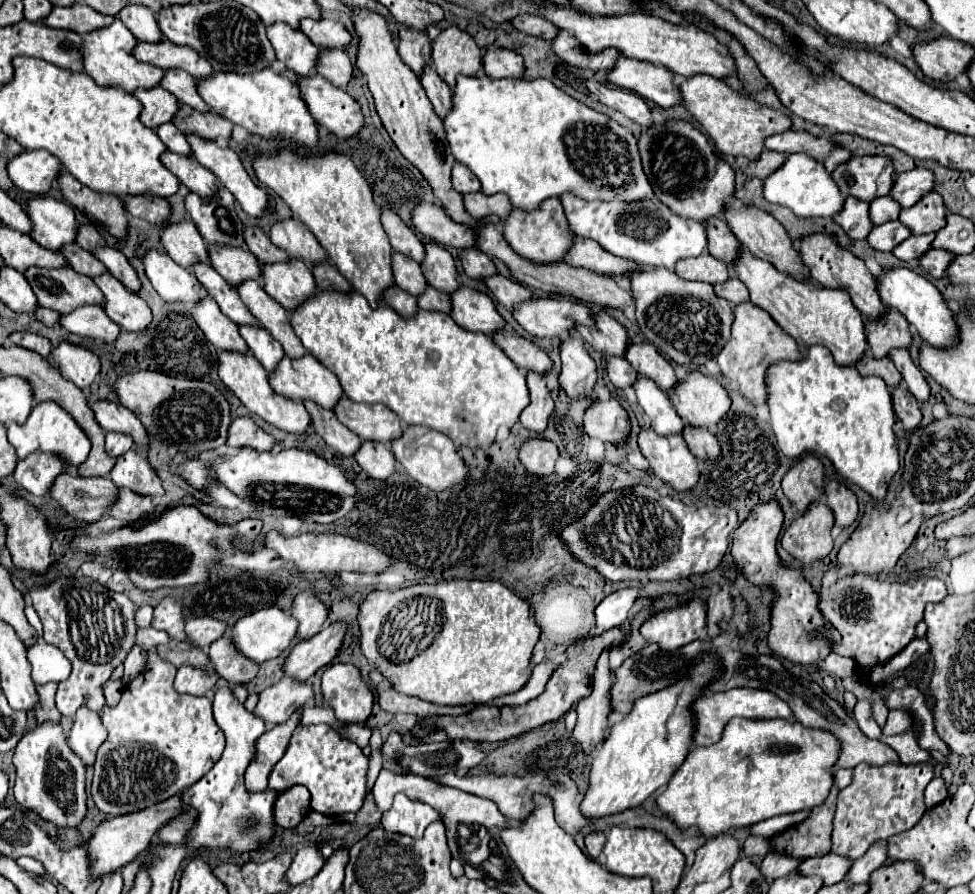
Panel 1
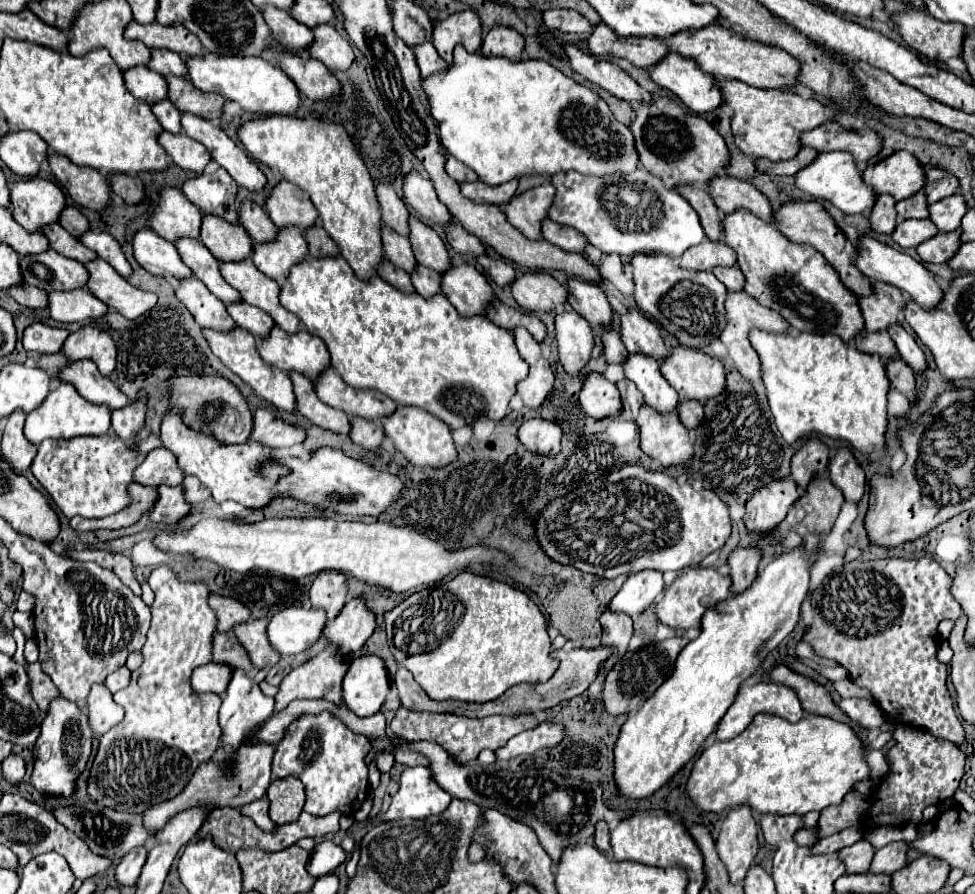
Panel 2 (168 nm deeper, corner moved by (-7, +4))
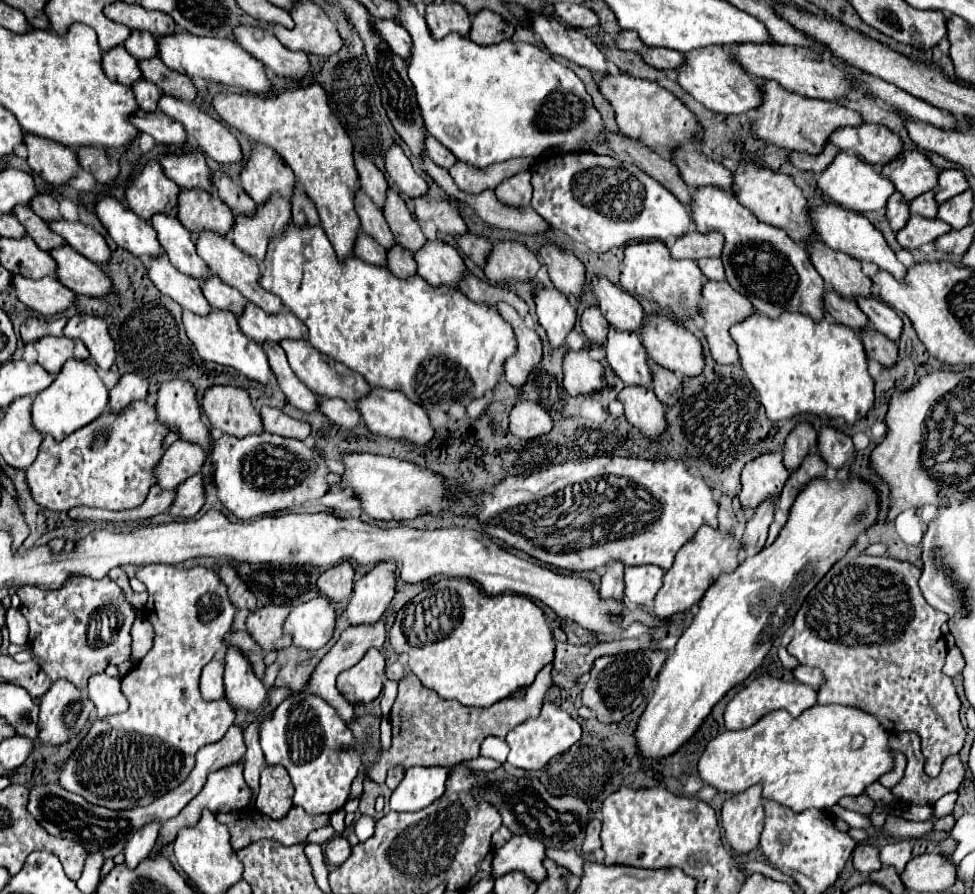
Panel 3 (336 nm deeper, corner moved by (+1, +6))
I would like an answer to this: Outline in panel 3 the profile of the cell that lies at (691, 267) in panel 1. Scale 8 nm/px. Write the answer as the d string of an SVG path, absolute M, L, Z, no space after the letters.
M687 232L687 236L679 236L675 244L671 246L671 256L673 258L691 258L691 260L701 260L701 258L715 258L721 256L723 250L723 236L719 232Z

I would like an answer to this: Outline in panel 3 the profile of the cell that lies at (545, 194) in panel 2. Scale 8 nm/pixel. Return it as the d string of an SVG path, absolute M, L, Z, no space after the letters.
M519 172L517 176L511 176L511 180L503 180L495 194L499 202L509 206L527 206L531 202L531 172Z

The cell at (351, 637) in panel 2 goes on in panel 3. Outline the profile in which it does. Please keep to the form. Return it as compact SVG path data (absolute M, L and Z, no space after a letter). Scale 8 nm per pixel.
M381 562L355 582L353 598L343 612L353 626L377 622L395 596L397 564Z

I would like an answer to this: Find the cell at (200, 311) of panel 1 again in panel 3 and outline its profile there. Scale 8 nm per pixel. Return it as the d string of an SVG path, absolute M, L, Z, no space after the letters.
M165 254L151 258L147 266L147 274L151 282L161 290L161 294L171 296L181 308L191 310L195 314L209 314L211 306L201 292L201 282L193 276L185 276L177 272Z

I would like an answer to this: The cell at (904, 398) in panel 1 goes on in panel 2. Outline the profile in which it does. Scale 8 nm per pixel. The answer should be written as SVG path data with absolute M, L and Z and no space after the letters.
M893 358L887 362L887 376L891 380L891 386L897 388L901 394L905 394L909 398L909 402L915 406L917 404L917 388L915 388L913 370L901 358Z

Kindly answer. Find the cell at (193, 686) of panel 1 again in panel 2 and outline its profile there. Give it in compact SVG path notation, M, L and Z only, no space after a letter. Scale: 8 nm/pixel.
M209 662L205 666L199 666L193 670L191 676L191 686L197 692L215 692L223 694L227 690L227 684L231 680L231 668L225 664L215 664Z

